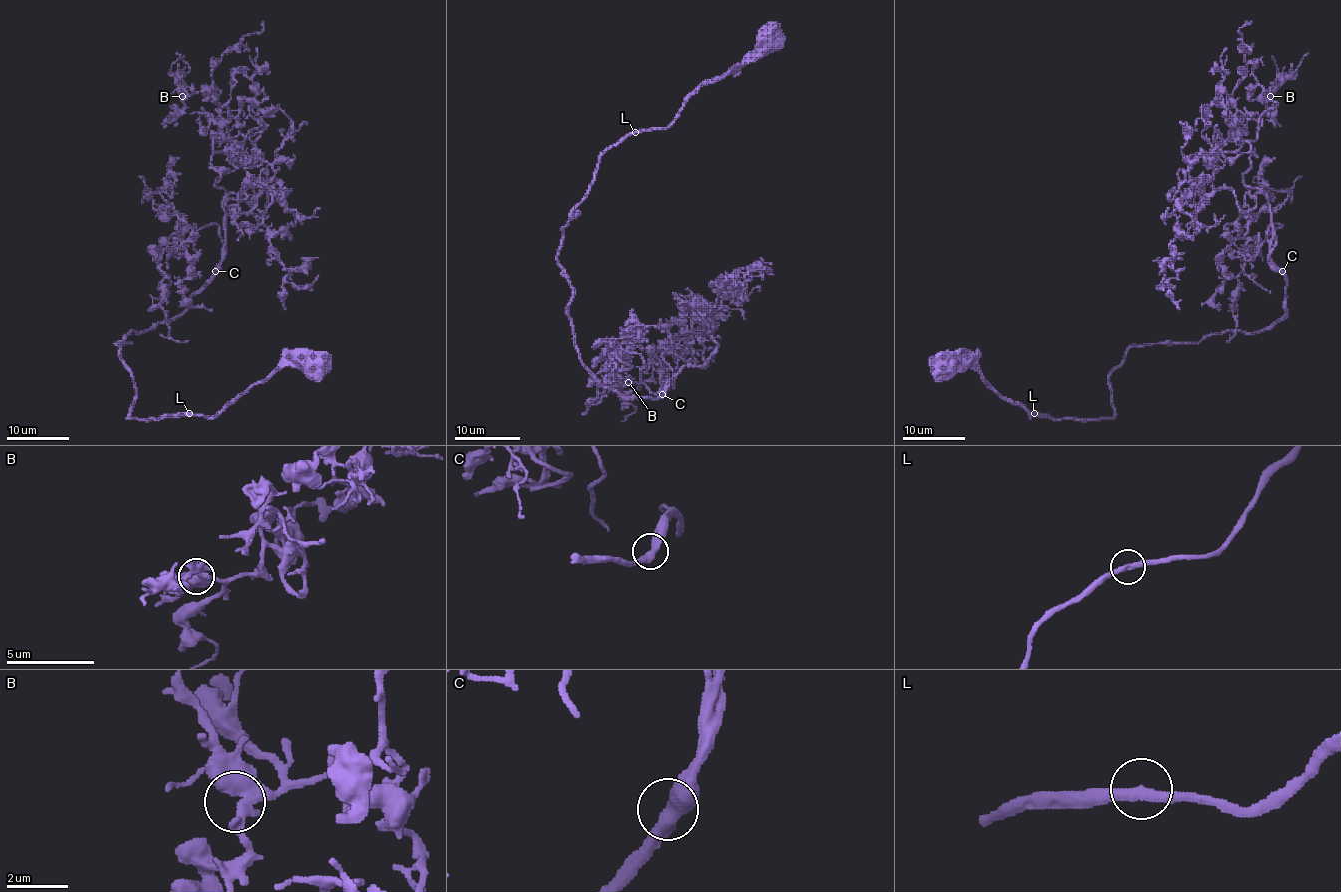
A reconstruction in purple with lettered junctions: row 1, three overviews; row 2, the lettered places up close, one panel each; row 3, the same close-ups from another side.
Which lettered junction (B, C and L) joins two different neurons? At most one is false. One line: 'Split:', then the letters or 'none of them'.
Split: none of them

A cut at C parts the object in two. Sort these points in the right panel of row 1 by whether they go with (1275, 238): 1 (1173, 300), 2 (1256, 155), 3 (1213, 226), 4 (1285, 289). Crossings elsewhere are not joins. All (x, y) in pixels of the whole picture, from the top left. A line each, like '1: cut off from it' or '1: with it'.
1: with it
2: with it
3: with it
4: with it

